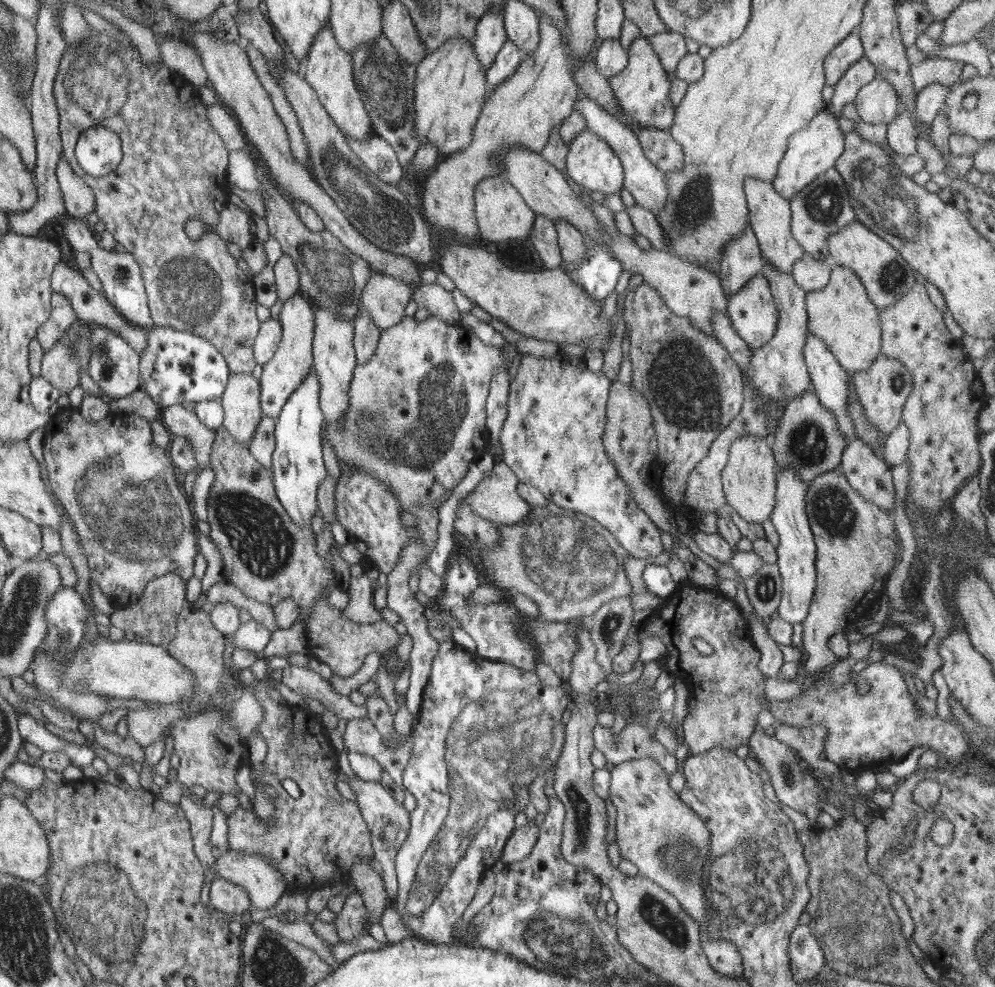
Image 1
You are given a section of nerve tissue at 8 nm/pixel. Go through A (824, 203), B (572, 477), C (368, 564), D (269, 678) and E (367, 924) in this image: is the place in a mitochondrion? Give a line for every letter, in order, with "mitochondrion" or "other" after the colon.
A: mitochondrion
B: other
C: other
D: other
E: other

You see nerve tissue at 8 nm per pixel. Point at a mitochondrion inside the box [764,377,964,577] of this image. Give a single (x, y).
(833, 512)

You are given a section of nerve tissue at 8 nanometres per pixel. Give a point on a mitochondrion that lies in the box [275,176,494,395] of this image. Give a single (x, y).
(332, 270)

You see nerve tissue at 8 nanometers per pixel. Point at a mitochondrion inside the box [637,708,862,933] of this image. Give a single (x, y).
(677, 857)

